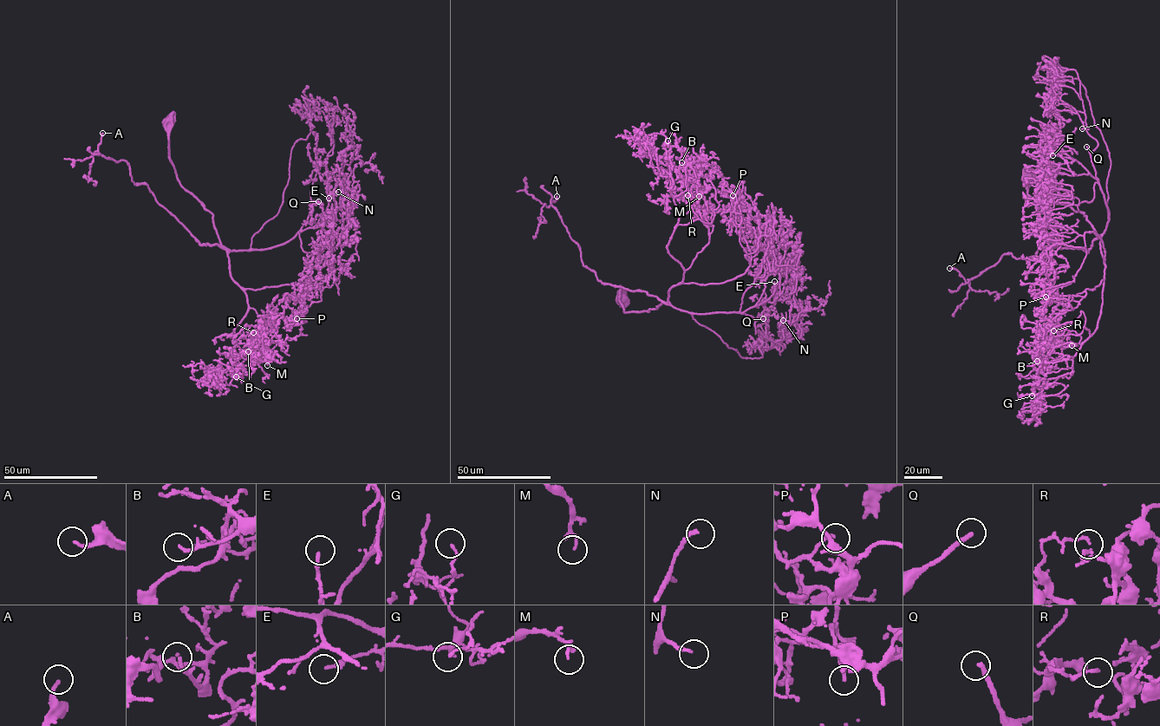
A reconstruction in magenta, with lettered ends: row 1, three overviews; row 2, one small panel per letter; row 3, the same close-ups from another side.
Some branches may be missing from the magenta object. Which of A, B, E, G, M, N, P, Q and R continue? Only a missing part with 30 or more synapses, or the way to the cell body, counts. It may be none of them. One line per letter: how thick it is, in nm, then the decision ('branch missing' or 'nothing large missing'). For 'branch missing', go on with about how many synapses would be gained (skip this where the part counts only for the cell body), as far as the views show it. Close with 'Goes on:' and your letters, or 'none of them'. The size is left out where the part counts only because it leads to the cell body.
A: 150 nm | nothing large missing
B: 90 nm | nothing large missing
E: 180 nm | branch missing | 80 syn
G: 120 nm | nothing large missing
M: 80 nm | nothing large missing
N: 170 nm | branch missing | 110 syn
P: 130 nm | nothing large missing
Q: 200 nm | nothing large missing
R: 80 nm | nothing large missing
Goes on: E, N

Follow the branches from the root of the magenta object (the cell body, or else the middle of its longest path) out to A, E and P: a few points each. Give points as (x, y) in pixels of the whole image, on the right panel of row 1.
A: (1027, 179), (1032, 198), (1086, 217), (1098, 237), (1088, 251), (1005, 254), (967, 282), (949, 268)
E: (1027, 179), (1027, 194), (1065, 204), (1103, 233), (1098, 179), (1052, 155)
P: (1027, 179), (1032, 198), (1086, 217), (1104, 264), (1104, 248), (1085, 232), (1074, 279), (1039, 292), (1045, 297)

